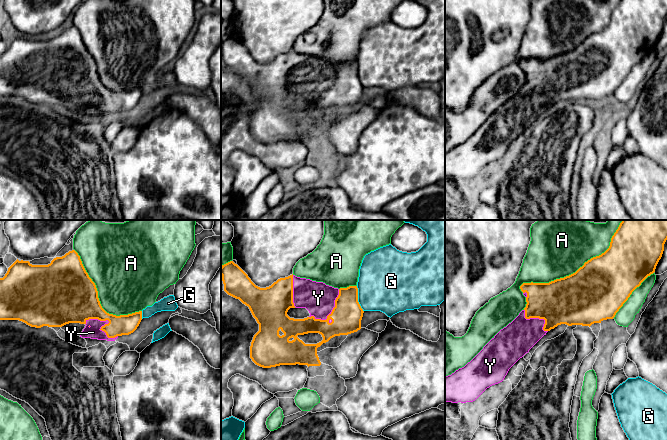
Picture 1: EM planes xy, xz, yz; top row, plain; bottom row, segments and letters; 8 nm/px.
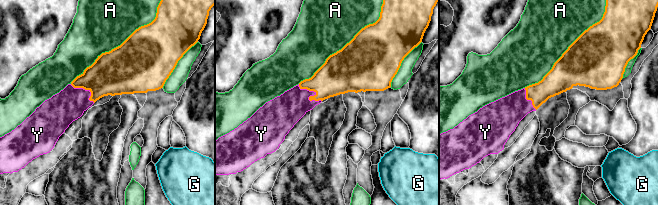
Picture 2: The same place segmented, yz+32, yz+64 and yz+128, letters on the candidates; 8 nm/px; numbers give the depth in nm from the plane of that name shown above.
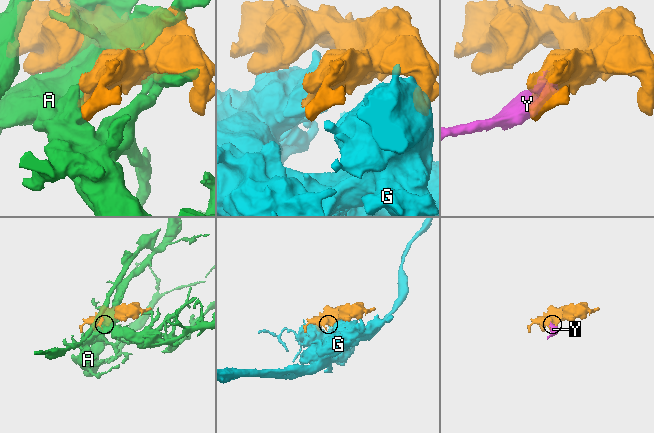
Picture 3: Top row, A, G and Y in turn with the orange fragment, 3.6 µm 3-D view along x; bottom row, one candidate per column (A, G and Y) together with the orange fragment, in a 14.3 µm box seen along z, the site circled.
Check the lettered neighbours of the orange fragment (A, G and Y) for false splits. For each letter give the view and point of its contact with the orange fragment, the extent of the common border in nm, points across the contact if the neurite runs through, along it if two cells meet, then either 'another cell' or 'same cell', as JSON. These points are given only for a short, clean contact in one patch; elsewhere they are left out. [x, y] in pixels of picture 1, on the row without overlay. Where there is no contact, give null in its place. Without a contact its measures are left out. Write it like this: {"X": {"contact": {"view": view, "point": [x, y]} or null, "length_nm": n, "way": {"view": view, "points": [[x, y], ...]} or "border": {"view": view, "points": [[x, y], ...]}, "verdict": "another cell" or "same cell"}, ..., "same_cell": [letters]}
{"A": {"contact": {"view": "yz", "point": [573, 49]}, "length_nm": 950, "verdict": "another cell"}, "G": {"contact": {"view": "xz", "point": [357, 75]}, "length_nm": 220, "verdict": "another cell"}, "Y": {"contact": {"view": "xy", "point": [108, 99]}, "length_nm": 300, "verdict": "same cell"}, "same_cell": ["Y"]}

